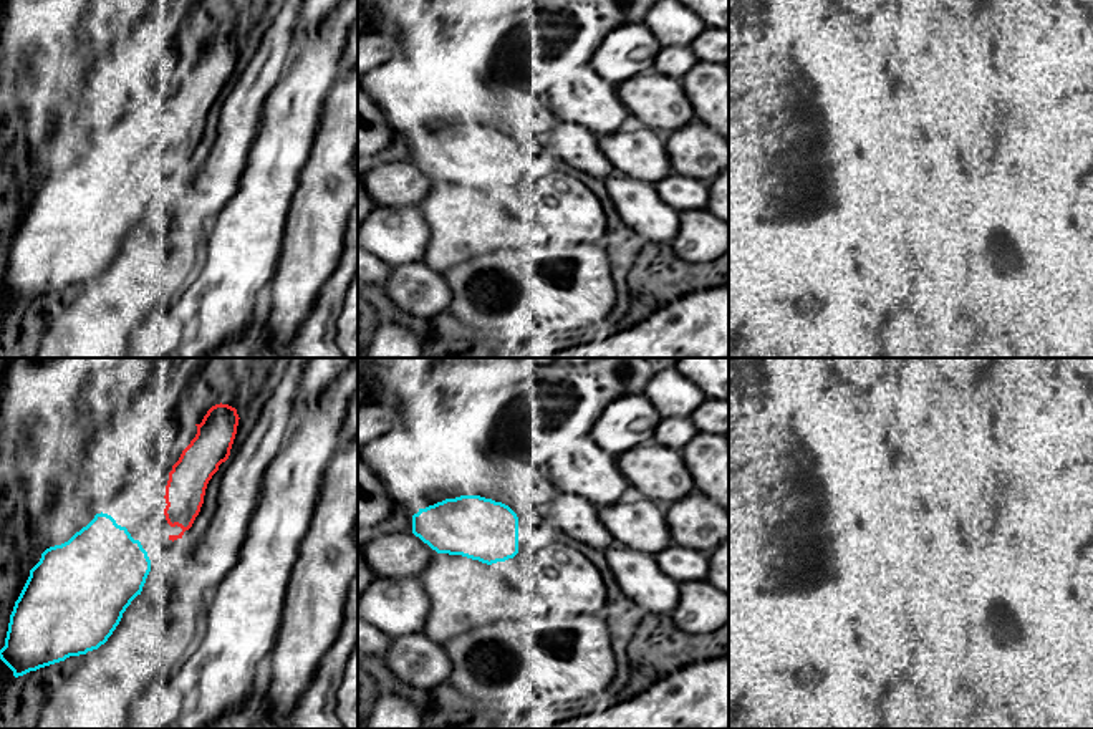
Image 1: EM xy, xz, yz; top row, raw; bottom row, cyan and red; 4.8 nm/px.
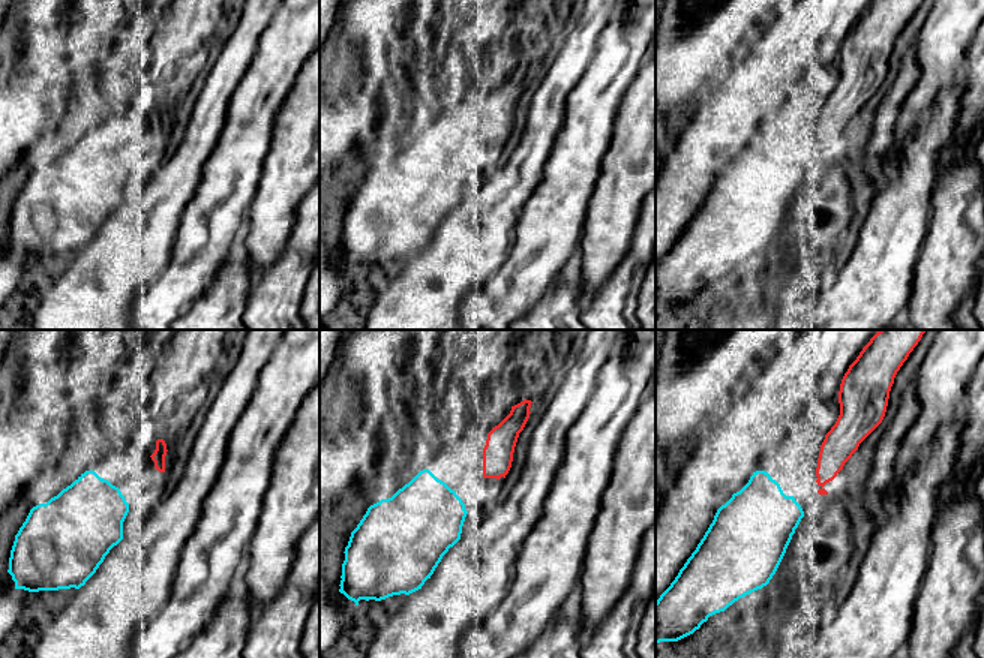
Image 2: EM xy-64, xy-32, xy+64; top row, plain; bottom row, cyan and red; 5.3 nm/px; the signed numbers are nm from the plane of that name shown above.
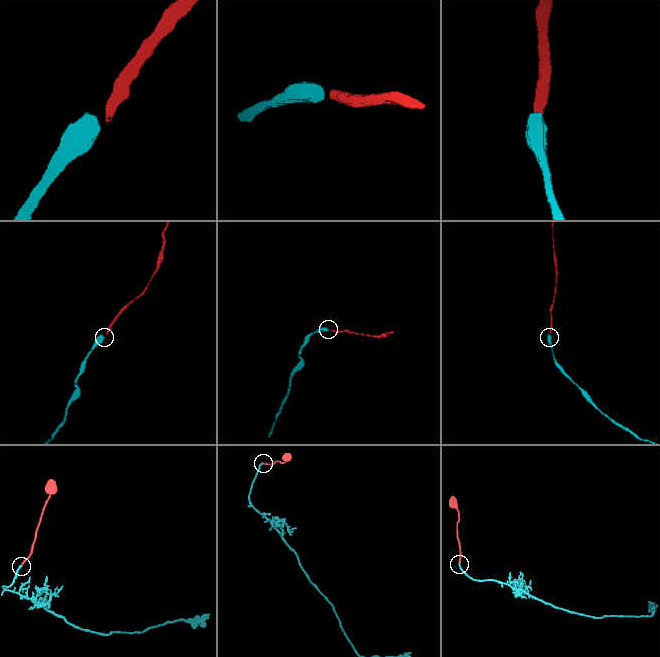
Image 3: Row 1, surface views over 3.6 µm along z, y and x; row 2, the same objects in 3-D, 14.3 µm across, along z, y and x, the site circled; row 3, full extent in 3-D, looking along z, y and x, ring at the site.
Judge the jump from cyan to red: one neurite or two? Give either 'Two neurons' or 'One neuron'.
One neuron

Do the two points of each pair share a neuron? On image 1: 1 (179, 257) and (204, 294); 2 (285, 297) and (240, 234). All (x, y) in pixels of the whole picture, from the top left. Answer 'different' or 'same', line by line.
1: different
2: different

